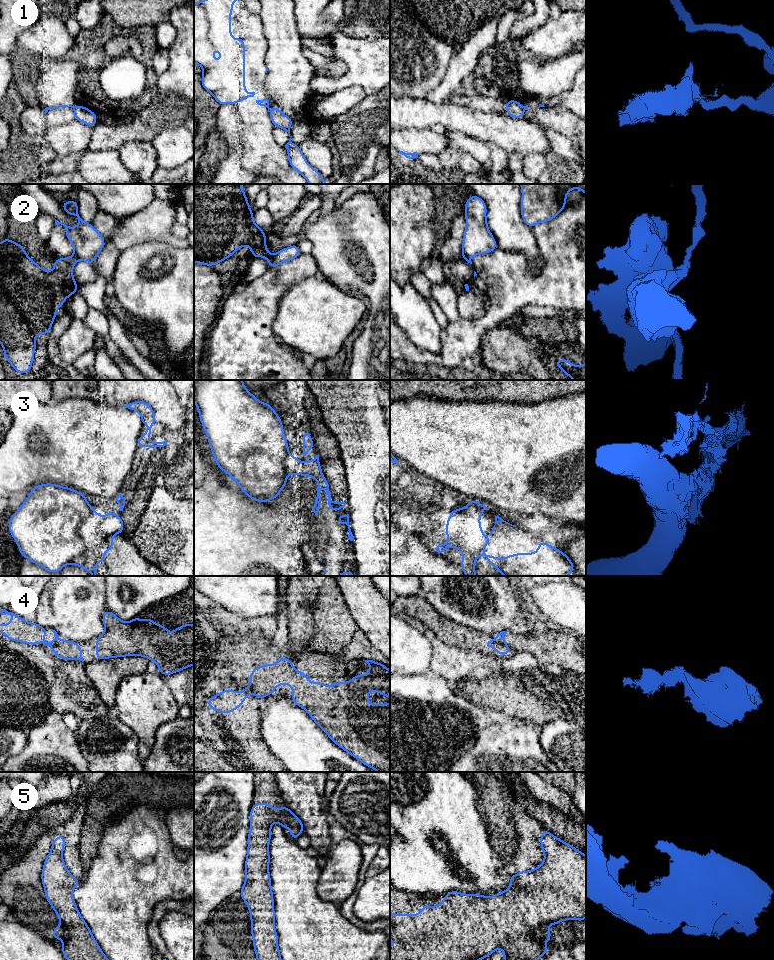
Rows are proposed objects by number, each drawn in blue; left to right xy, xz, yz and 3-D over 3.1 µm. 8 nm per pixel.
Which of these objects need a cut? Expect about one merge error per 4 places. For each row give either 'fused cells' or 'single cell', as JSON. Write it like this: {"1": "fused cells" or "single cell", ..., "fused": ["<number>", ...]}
{"1": "fused cells", "2": "fused cells", "3": "single cell", "4": "fused cells", "5": "single cell", "fused": ["1", "2", "4"]}

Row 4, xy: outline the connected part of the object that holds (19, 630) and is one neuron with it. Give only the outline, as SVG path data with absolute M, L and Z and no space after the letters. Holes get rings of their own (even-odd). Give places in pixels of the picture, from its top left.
M1 610L0 613L1 615L8 614L12 617L12 622L10 624L0 624L0 631L9 640L30 645L41 644L44 642L46 646L53 646L60 641L57 632L53 629L50 630L55 634L55 640L53 642L47 642L44 639L47 631L46 627L41 627L36 622L26 622L20 616L6 610Z

